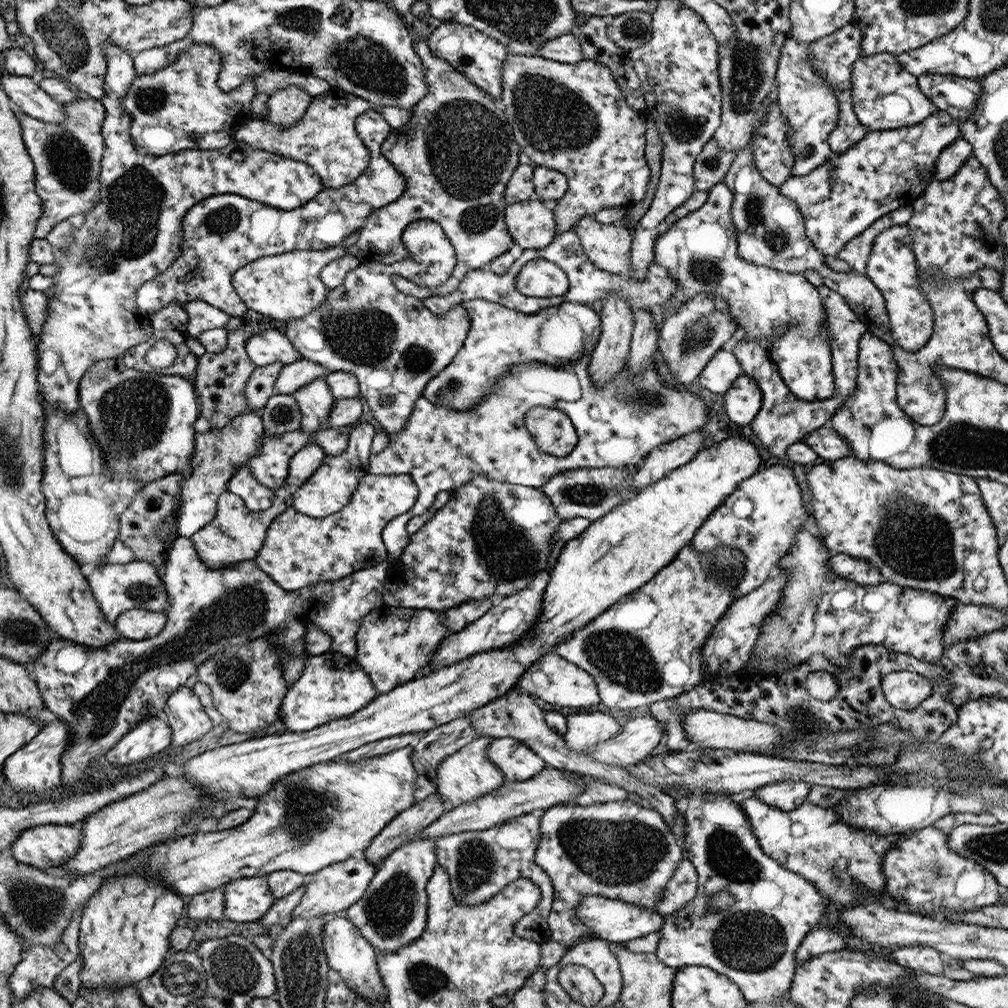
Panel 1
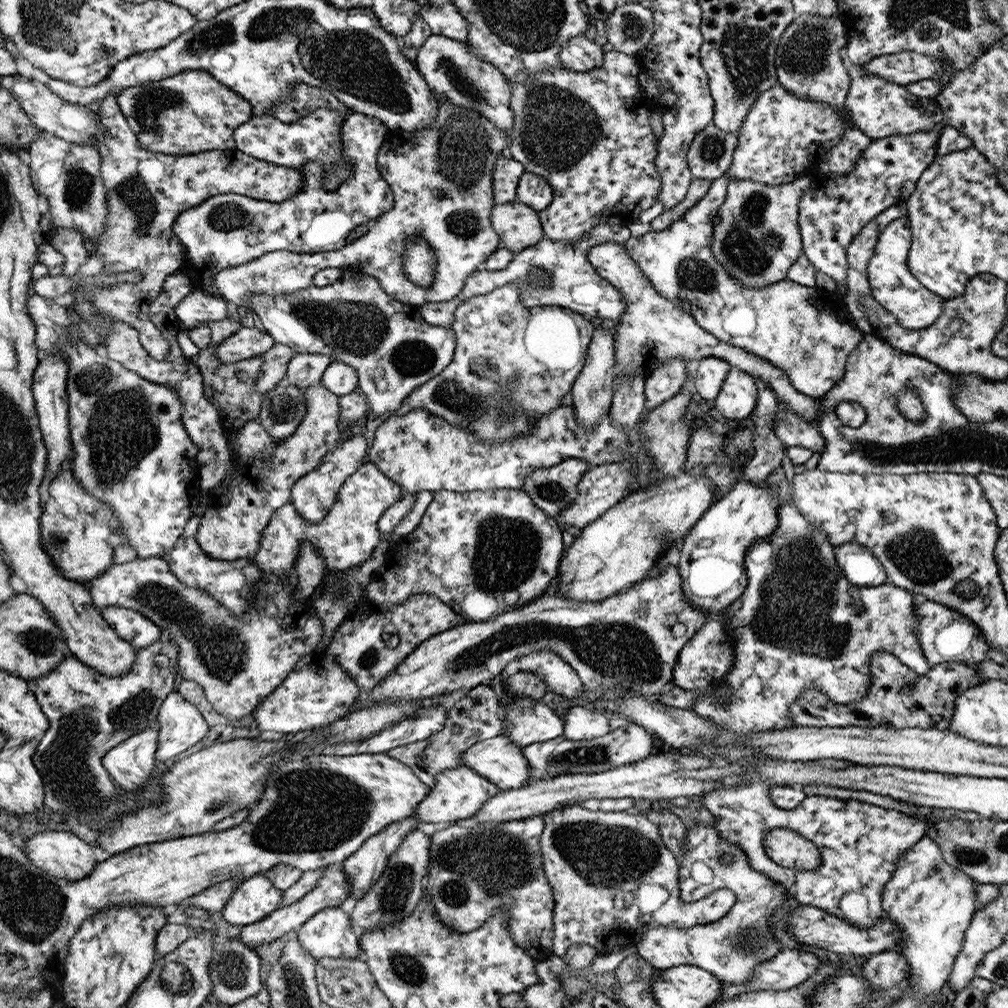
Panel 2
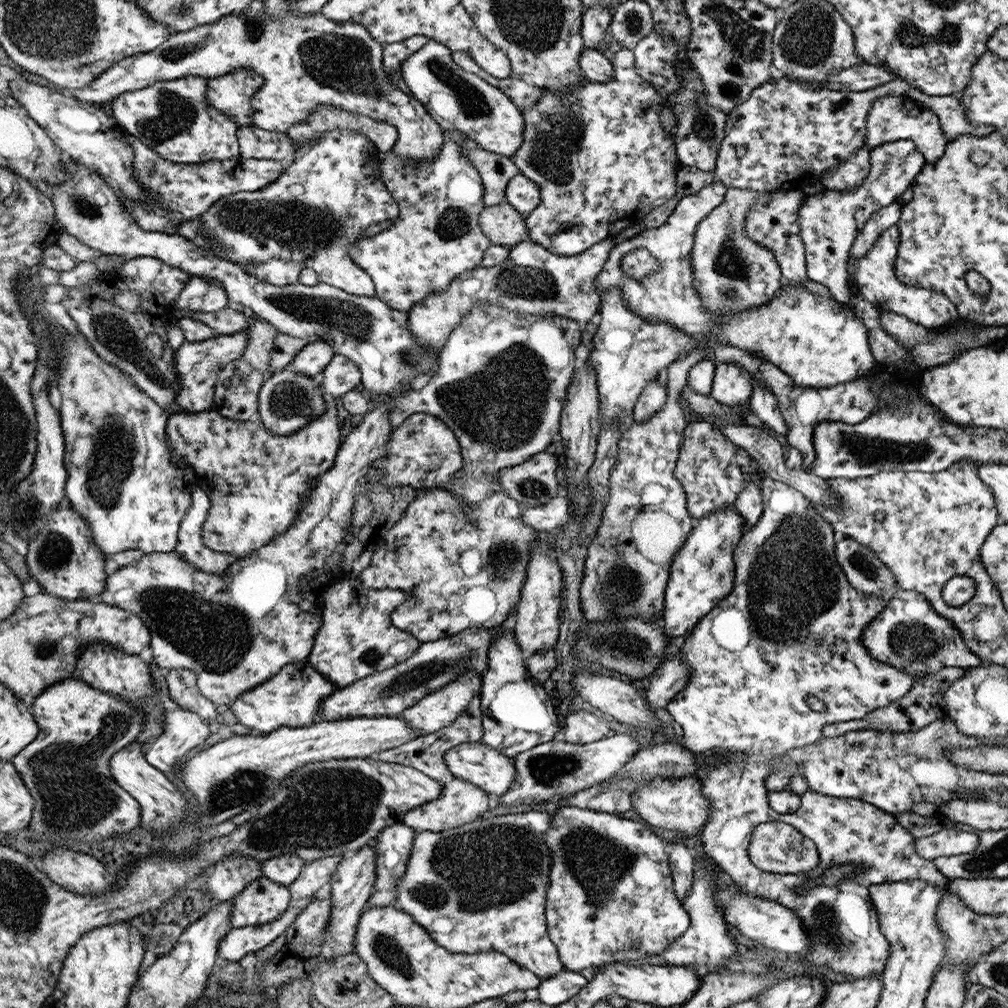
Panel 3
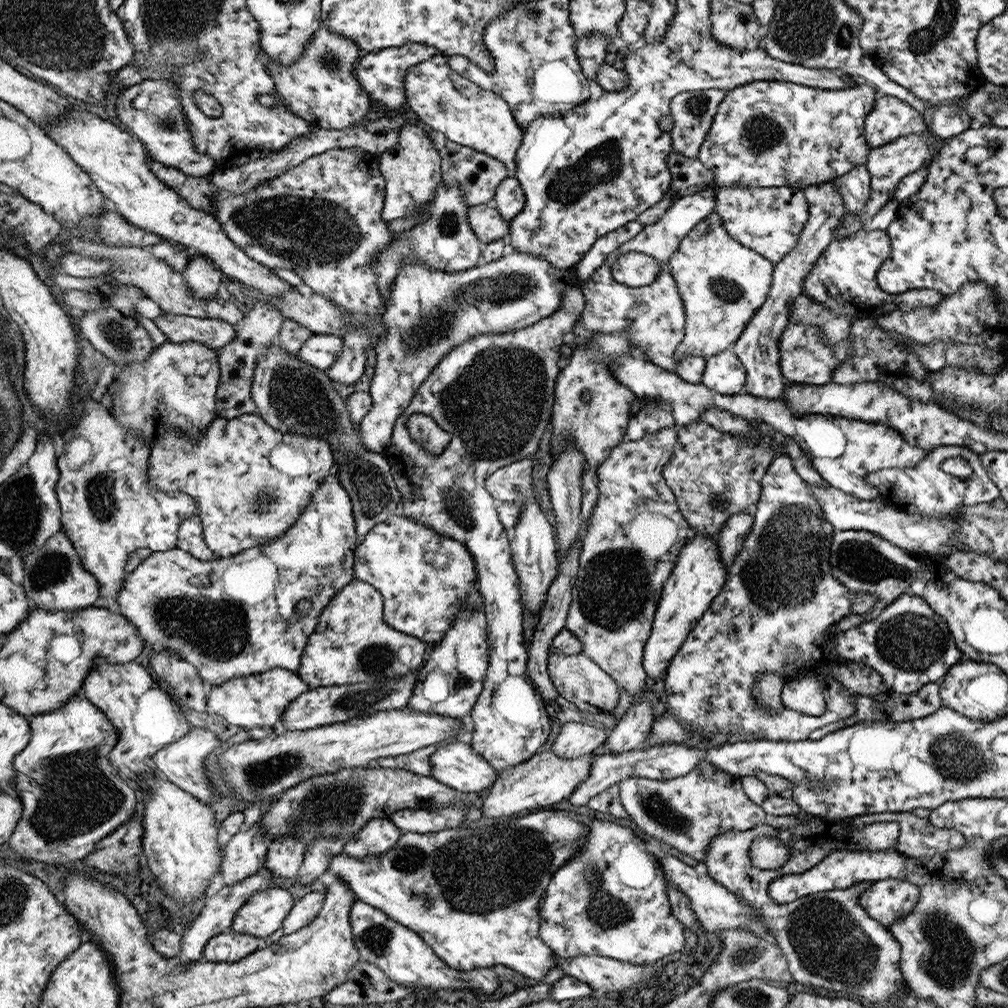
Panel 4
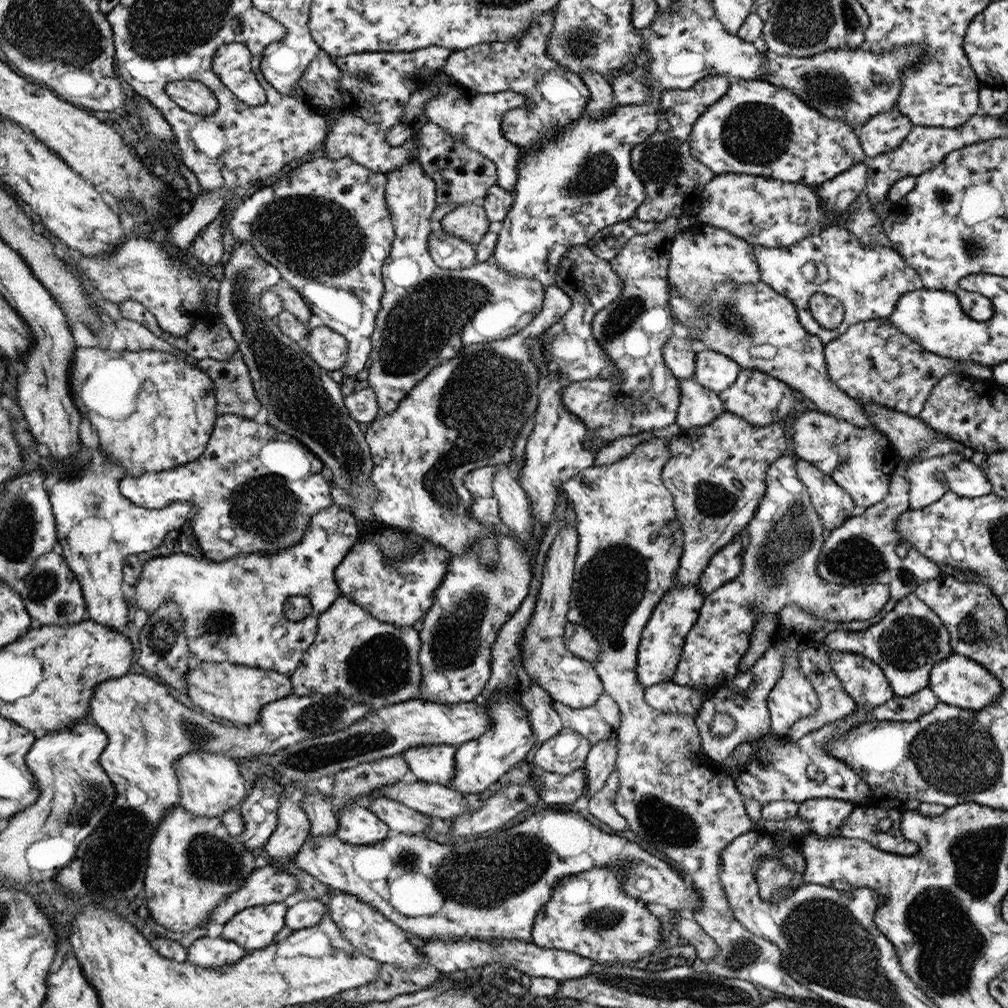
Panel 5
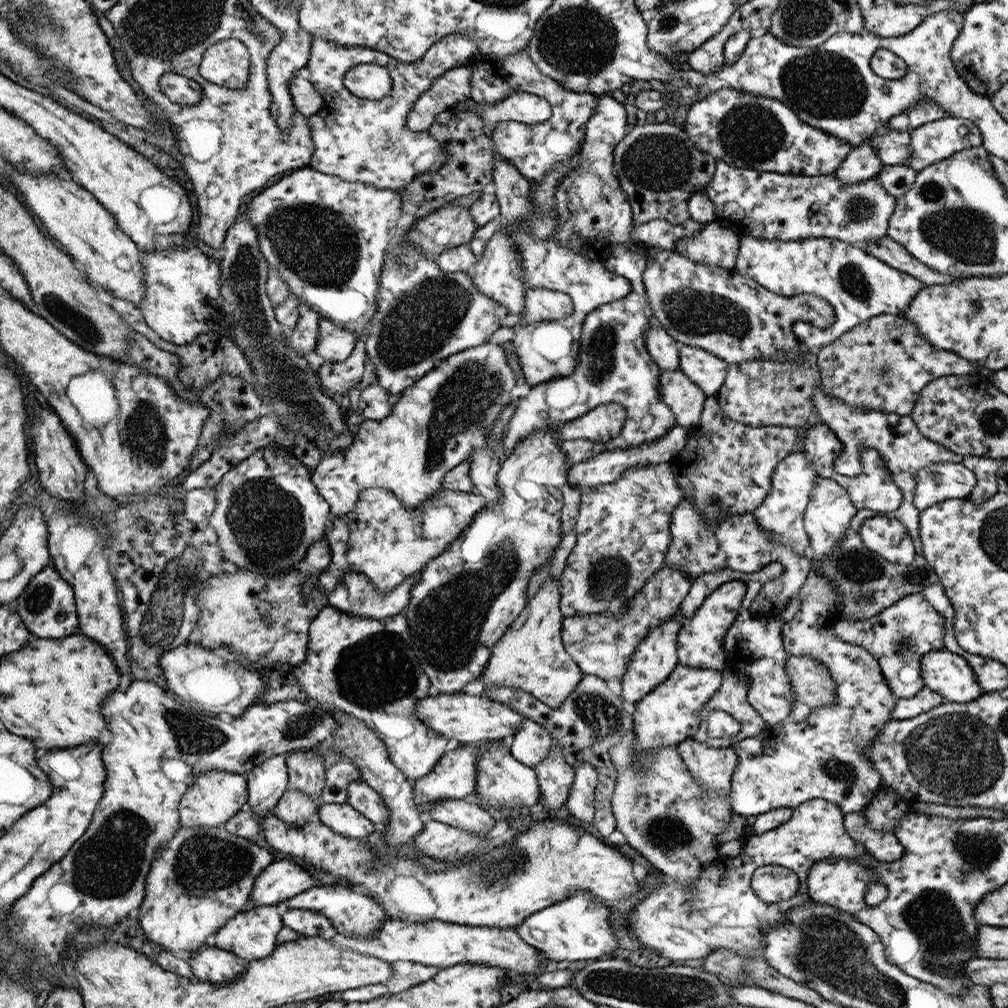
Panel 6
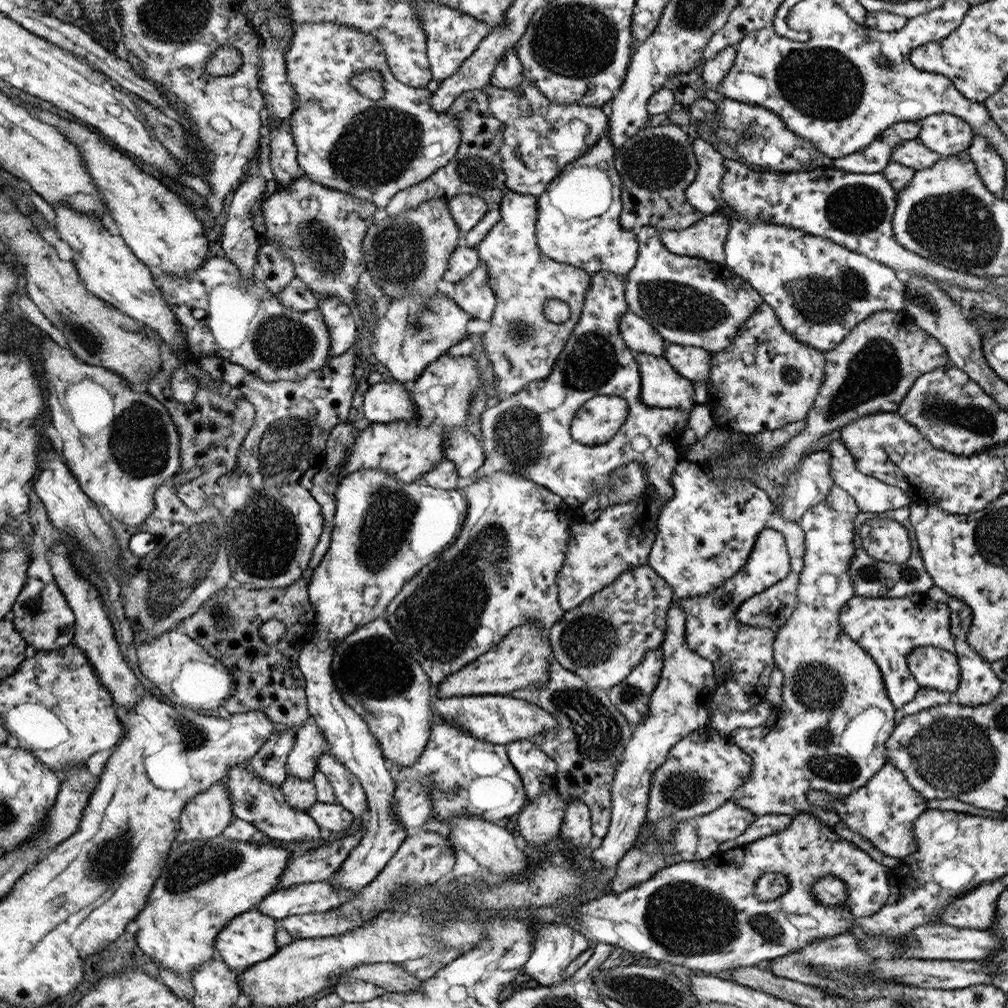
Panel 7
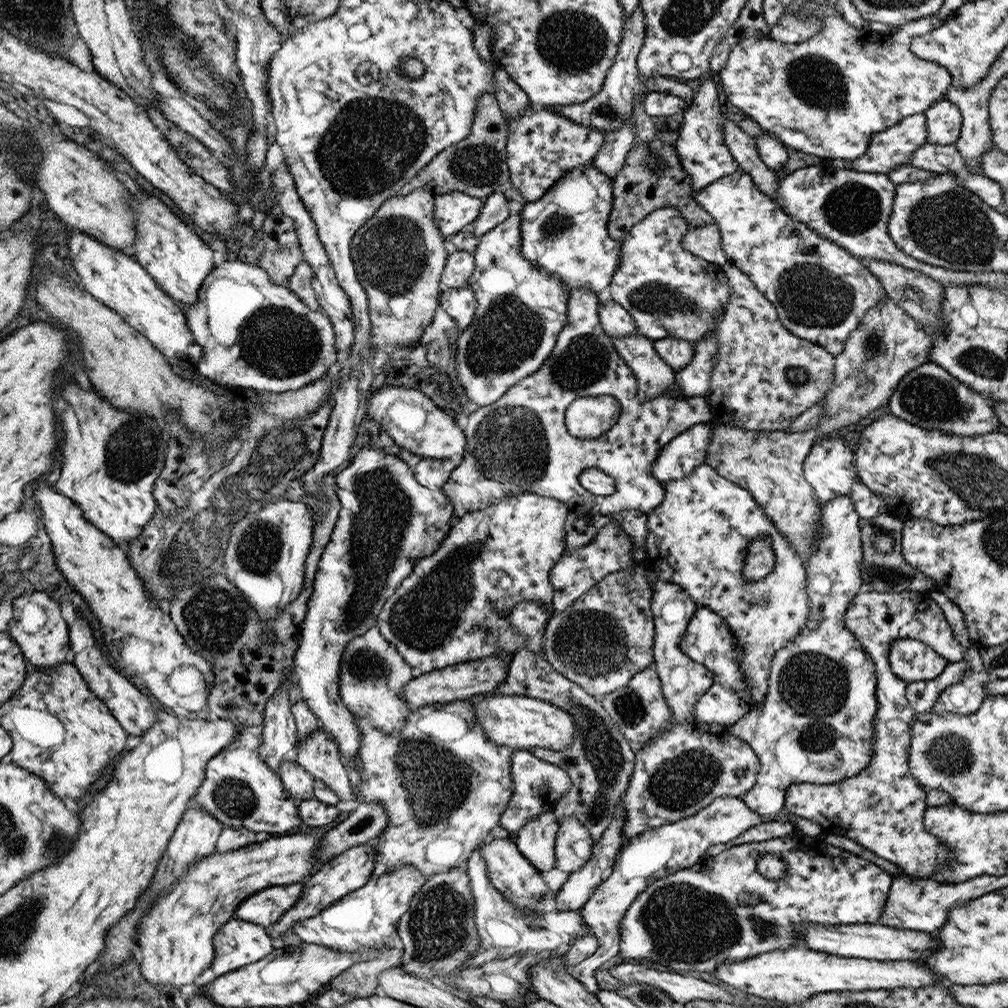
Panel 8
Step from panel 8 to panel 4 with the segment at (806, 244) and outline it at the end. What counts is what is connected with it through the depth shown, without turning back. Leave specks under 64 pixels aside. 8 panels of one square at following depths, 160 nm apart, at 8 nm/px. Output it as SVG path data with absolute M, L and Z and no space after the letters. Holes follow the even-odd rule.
M862 228L856 230L850 238L846 236L844 240L832 240L803 280L803 294L820 303L824 309L832 311L836 317L852 317L852 320L876 319L896 310L936 308L943 299L943 294L937 290L919 288L900 294L888 294L878 286L878 269L888 260L891 251L890 236L880 229L867 231Z

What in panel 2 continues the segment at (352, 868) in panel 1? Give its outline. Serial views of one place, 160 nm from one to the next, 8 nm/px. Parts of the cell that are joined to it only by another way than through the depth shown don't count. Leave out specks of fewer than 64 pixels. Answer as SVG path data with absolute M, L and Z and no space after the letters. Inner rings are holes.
M343 867L337 870L334 870L334 868L325 868L318 884L307 896L302 897L293 905L287 907L280 906L274 913L271 913L270 916L264 918L260 922L243 926L240 931L240 936L238 936L236 940L254 949L255 946L274 942L274 940L284 935L291 935L295 933L296 930L302 928L306 922L310 921L311 918L321 910L329 909L330 907L338 907L342 901L350 897L351 892L352 890L350 890L347 873L343 870Z

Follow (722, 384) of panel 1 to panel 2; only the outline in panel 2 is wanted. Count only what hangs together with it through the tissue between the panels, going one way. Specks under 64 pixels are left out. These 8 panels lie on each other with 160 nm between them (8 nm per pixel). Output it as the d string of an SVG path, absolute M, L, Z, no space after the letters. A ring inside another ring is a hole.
M714 356L695 363L691 383L706 403L716 398L731 368L728 362Z

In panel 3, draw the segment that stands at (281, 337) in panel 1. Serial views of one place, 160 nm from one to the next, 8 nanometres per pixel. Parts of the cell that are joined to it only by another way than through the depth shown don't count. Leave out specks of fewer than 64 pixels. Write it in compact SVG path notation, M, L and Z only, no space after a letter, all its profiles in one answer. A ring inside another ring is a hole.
M246 326L246 329L242 329L240 332L230 336L218 335L200 342L184 341L180 348L175 350L173 370L177 372L177 384L179 384L175 401L179 404L180 408L183 408L183 410L186 410L188 413L200 413L212 410L212 406L214 405L215 385L217 378L219 378L219 373L229 362L235 361L242 356L248 342L248 327L249 326Z

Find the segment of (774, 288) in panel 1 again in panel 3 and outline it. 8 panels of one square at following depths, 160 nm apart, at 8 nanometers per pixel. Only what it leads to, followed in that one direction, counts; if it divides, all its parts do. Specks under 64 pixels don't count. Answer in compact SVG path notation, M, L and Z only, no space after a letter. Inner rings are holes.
M716 178L712 185L698 190L696 194L682 197L682 200L678 201L674 214L662 226L655 229L643 229L636 236L616 245L603 266L602 272L595 280L595 290L598 290L599 293L600 306L603 302L604 292L611 290L611 288L619 288L630 313L642 317L644 321L648 320L650 324L670 325L684 334L716 333L722 335L728 344L762 356L782 372L785 372L801 387L826 388L854 380L861 374L869 374L869 370L873 370L877 360L872 356L869 349L867 328L848 306L843 308L841 303L834 298L822 297L816 293L810 293L806 287L801 285L786 283L770 302L758 306L758 309L740 311L740 313L730 315L730 317L722 317L722 315L716 315L716 313L710 313L710 311L704 309L703 299L699 297L699 291L695 289L690 260L692 246L694 246L694 233L698 224L710 212L713 212L714 208L724 203L726 192L728 192L728 188ZM638 249L645 249L652 258L655 258L661 264L656 272L645 276L640 282L636 282L633 278L627 276L620 268L620 261L627 254Z

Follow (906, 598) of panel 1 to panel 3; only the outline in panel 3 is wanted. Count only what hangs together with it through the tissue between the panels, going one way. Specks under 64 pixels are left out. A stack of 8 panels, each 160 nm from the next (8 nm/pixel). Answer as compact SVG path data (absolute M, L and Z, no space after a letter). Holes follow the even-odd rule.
M775 476L774 478L766 479L765 491L763 492L764 514L758 524L743 534L742 540L738 544L734 552L735 557L735 573L734 589L731 593L724 597L711 612L707 614L706 619L698 624L685 639L681 648L680 655L686 659L686 663L690 665L690 677L688 677L688 686L676 694L670 703L667 704L666 710L672 715L674 719L684 731L683 741L684 746L695 753L704 753L713 756L711 764L705 764L701 770L702 790L704 796L708 798L711 804L711 812L709 812L709 820L703 829L701 841L703 842L703 852L707 854L721 868L724 874L728 874L740 888L753 896L763 899L773 900L789 908L791 912L795 912L801 920L805 928L808 928L808 935L811 939L811 949L807 958L811 960L811 964L816 966L816 969L821 969L827 972L834 972L836 977L845 977L846 980L856 980L857 978L866 978L869 974L882 974L884 972L888 957L890 956L891 944L888 939L880 932L879 924L877 923L877 912L873 909L872 901L869 901L869 888L878 883L912 880L925 880L926 882L933 882L935 886L945 886L950 880L949 877L943 875L933 861L925 859L915 851L915 839L917 834L910 832L904 828L898 821L896 813L884 812L881 808L872 804L860 801L857 799L846 799L837 797L828 797L820 795L816 792L808 792L804 797L804 803L799 806L799 810L790 814L778 814L772 810L771 805L768 803L768 790L764 785L764 778L771 774L771 762L783 757L791 748L800 748L816 741L823 739L823 729L826 725L832 725L836 722L847 722L850 720L859 720L867 716L875 708L886 706L888 703L904 697L906 692L912 690L912 686L916 684L916 678L912 677L908 671L900 671L888 663L882 663L876 660L865 650L860 637L862 636L864 627L877 615L880 614L889 601L887 596L868 596L858 592L855 588L850 586L847 581L846 575L837 563L835 555L836 534L834 533L833 526L828 518L820 511L816 511L812 506L812 502L807 498L803 491L796 490L795 486L790 486L789 482L782 482ZM816 696L820 702L825 704L825 709L822 712L812 710L806 703L806 698ZM778 821L785 822L793 826L801 832L806 838L812 839L817 846L818 856L820 859L819 865L810 870L810 872L784 874L774 874L773 872L764 872L757 866L754 866L749 859L748 847L750 839L753 836L754 829L758 824ZM851 864L857 868L857 872L853 874L852 878L841 879L841 882L826 886L819 882L819 876L823 875L826 869L832 865ZM807 882L811 882L811 888L803 890L803 886ZM832 970L832 971L830 971Z

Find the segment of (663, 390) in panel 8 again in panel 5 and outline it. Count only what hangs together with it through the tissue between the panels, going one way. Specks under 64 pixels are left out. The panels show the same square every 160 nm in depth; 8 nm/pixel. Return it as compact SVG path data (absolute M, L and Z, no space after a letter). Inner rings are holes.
M694 378L679 379L679 393L675 424L682 429L706 426L726 411L719 395L698 384Z

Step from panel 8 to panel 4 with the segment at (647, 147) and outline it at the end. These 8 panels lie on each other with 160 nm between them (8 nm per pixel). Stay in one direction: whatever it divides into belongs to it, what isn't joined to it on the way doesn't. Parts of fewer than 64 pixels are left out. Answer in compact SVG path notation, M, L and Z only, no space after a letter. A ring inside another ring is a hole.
M672 151L667 158L667 167L672 175L672 188L664 198L637 218L643 226L652 225L671 209L679 198L697 193L704 193L715 185L714 172L708 170L697 158L688 158L678 151Z

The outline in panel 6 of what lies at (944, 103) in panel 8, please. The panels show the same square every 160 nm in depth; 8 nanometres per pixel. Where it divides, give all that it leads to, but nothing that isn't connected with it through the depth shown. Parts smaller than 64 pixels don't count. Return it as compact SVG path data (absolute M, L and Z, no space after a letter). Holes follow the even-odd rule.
M946 117L936 119L934 122L927 122L916 127L911 132L910 158L902 165L908 165L916 172L925 166L930 166L940 160L944 160L961 150L966 150L982 144L980 129L974 122L967 118Z

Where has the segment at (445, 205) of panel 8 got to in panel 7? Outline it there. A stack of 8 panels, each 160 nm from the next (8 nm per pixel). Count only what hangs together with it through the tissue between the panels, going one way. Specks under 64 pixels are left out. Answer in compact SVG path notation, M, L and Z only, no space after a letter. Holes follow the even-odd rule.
M458 194L446 204L451 208L452 219L456 219L462 236L479 225L490 210L481 196L472 194Z

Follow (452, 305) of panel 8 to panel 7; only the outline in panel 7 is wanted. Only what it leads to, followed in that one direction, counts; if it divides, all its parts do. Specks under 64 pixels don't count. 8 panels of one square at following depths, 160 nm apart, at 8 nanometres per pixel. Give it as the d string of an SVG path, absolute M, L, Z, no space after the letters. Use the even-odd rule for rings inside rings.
M483 260L468 277L455 284L453 301L474 319L487 321L492 318L496 295Z

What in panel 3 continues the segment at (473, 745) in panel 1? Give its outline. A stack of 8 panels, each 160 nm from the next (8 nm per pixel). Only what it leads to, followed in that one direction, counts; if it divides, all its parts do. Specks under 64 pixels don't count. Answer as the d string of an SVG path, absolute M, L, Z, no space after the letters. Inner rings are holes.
M453 777L450 782L444 783L442 796L436 801L408 811L403 816L403 823L412 827L416 833L424 831L442 832L475 821L489 809L488 802L488 793L474 786L471 782Z

